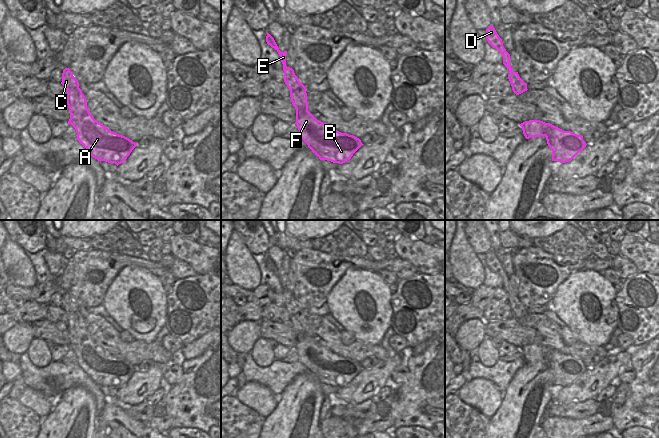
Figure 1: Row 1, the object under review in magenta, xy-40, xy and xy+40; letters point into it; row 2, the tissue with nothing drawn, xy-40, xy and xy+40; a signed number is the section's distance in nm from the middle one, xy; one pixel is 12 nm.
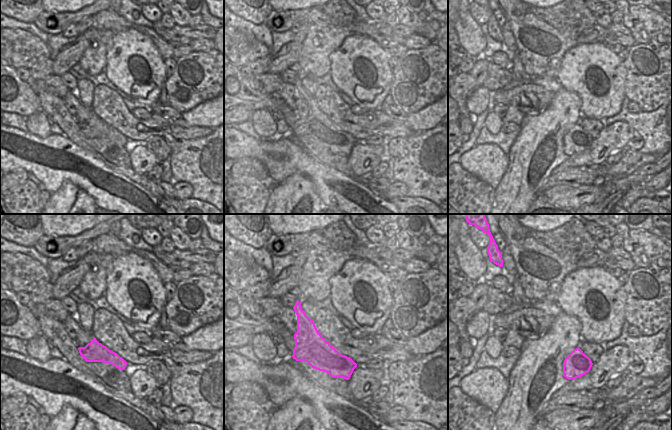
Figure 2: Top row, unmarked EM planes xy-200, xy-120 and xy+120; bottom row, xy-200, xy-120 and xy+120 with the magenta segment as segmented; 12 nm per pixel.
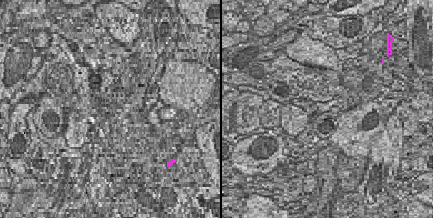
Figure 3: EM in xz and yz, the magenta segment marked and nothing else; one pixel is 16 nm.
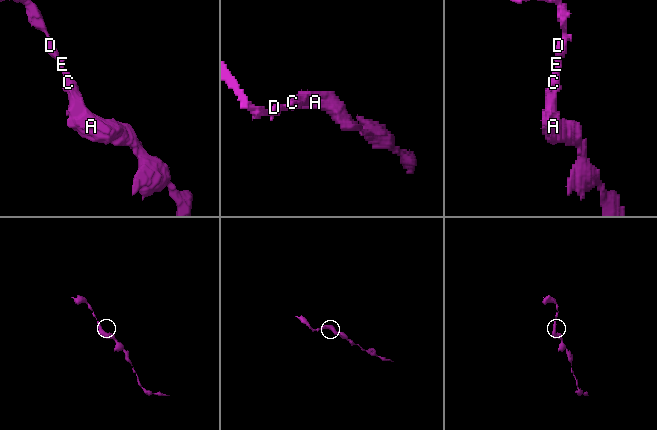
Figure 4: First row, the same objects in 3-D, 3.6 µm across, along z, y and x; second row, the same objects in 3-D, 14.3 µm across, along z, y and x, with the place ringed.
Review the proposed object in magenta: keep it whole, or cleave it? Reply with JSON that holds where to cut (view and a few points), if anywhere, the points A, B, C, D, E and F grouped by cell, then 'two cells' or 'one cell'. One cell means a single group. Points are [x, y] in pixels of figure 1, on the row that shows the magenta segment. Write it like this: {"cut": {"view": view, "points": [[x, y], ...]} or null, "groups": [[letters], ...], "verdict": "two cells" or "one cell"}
{"cut": null, "groups": [["A", "B", "C", "D", "E", "F"]], "verdict": "one cell"}

